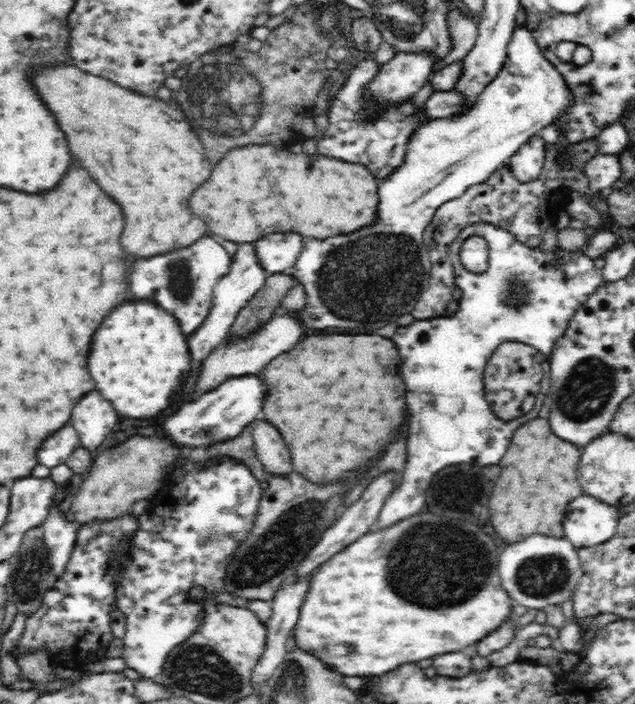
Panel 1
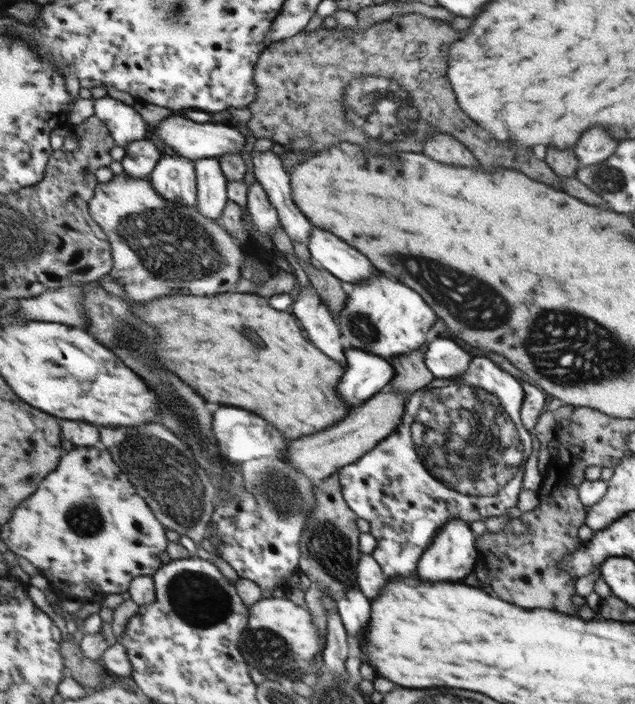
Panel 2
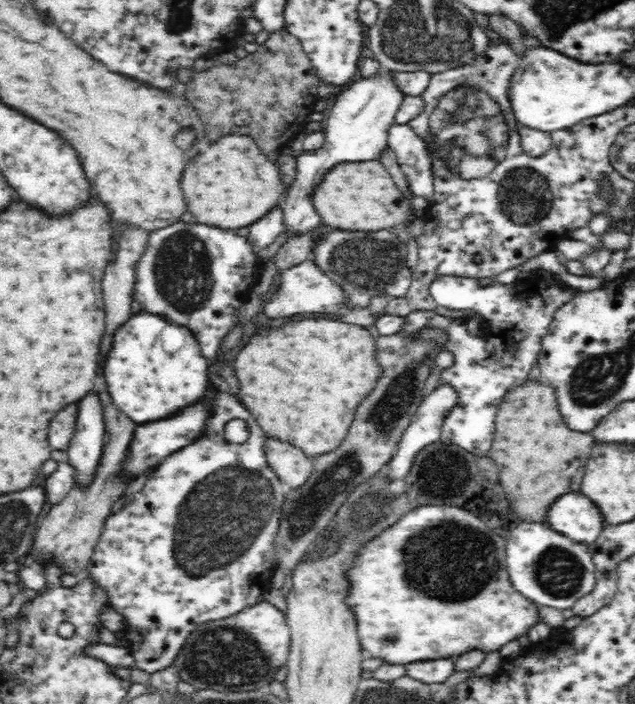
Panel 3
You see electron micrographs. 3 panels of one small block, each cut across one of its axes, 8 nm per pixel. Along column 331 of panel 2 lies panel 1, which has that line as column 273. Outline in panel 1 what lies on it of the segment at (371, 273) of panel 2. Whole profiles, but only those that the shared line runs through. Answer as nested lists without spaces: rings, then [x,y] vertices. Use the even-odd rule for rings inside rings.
[[[296,230],[266,234],[256,244],[262,265],[271,273],[292,270],[303,248],[304,236]]]

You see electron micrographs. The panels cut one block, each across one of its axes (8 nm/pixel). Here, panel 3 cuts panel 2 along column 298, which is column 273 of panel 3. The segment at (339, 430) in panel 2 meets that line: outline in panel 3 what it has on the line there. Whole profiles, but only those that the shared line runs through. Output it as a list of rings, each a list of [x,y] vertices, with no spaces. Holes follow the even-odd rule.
[[[274,438],[266,439],[266,445],[269,465],[279,479],[288,490],[299,491],[314,474],[315,460],[308,458],[300,448]]]

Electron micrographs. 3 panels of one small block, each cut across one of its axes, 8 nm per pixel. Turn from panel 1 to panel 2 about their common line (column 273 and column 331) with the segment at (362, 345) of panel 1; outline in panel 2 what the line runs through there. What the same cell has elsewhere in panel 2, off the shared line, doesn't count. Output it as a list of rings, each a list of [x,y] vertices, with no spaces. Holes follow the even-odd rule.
[[[220,294],[220,296],[166,296],[160,300],[150,300],[144,304],[134,306],[134,314],[138,314],[142,320],[146,320],[150,326],[158,328],[160,332],[160,342],[156,342],[154,350],[158,354],[160,364],[164,364],[168,370],[172,370],[174,374],[178,374],[184,382],[188,382],[192,388],[196,388],[196,392],[200,392],[208,402],[218,402],[218,404],[232,404],[232,406],[242,406],[248,408],[252,412],[260,412],[260,416],[268,416],[268,420],[272,420],[272,424],[276,424],[286,436],[290,438],[300,438],[300,436],[308,436],[308,434],[316,434],[320,430],[326,430],[328,426],[334,426],[338,420],[348,416],[348,402],[342,400],[342,396],[338,394],[338,384],[346,374],[346,366],[336,364],[334,360],[330,360],[330,356],[326,356],[320,348],[316,348],[306,336],[304,336],[304,326],[297,316],[290,312],[280,312],[276,310],[268,298],[258,296],[258,294]]]

